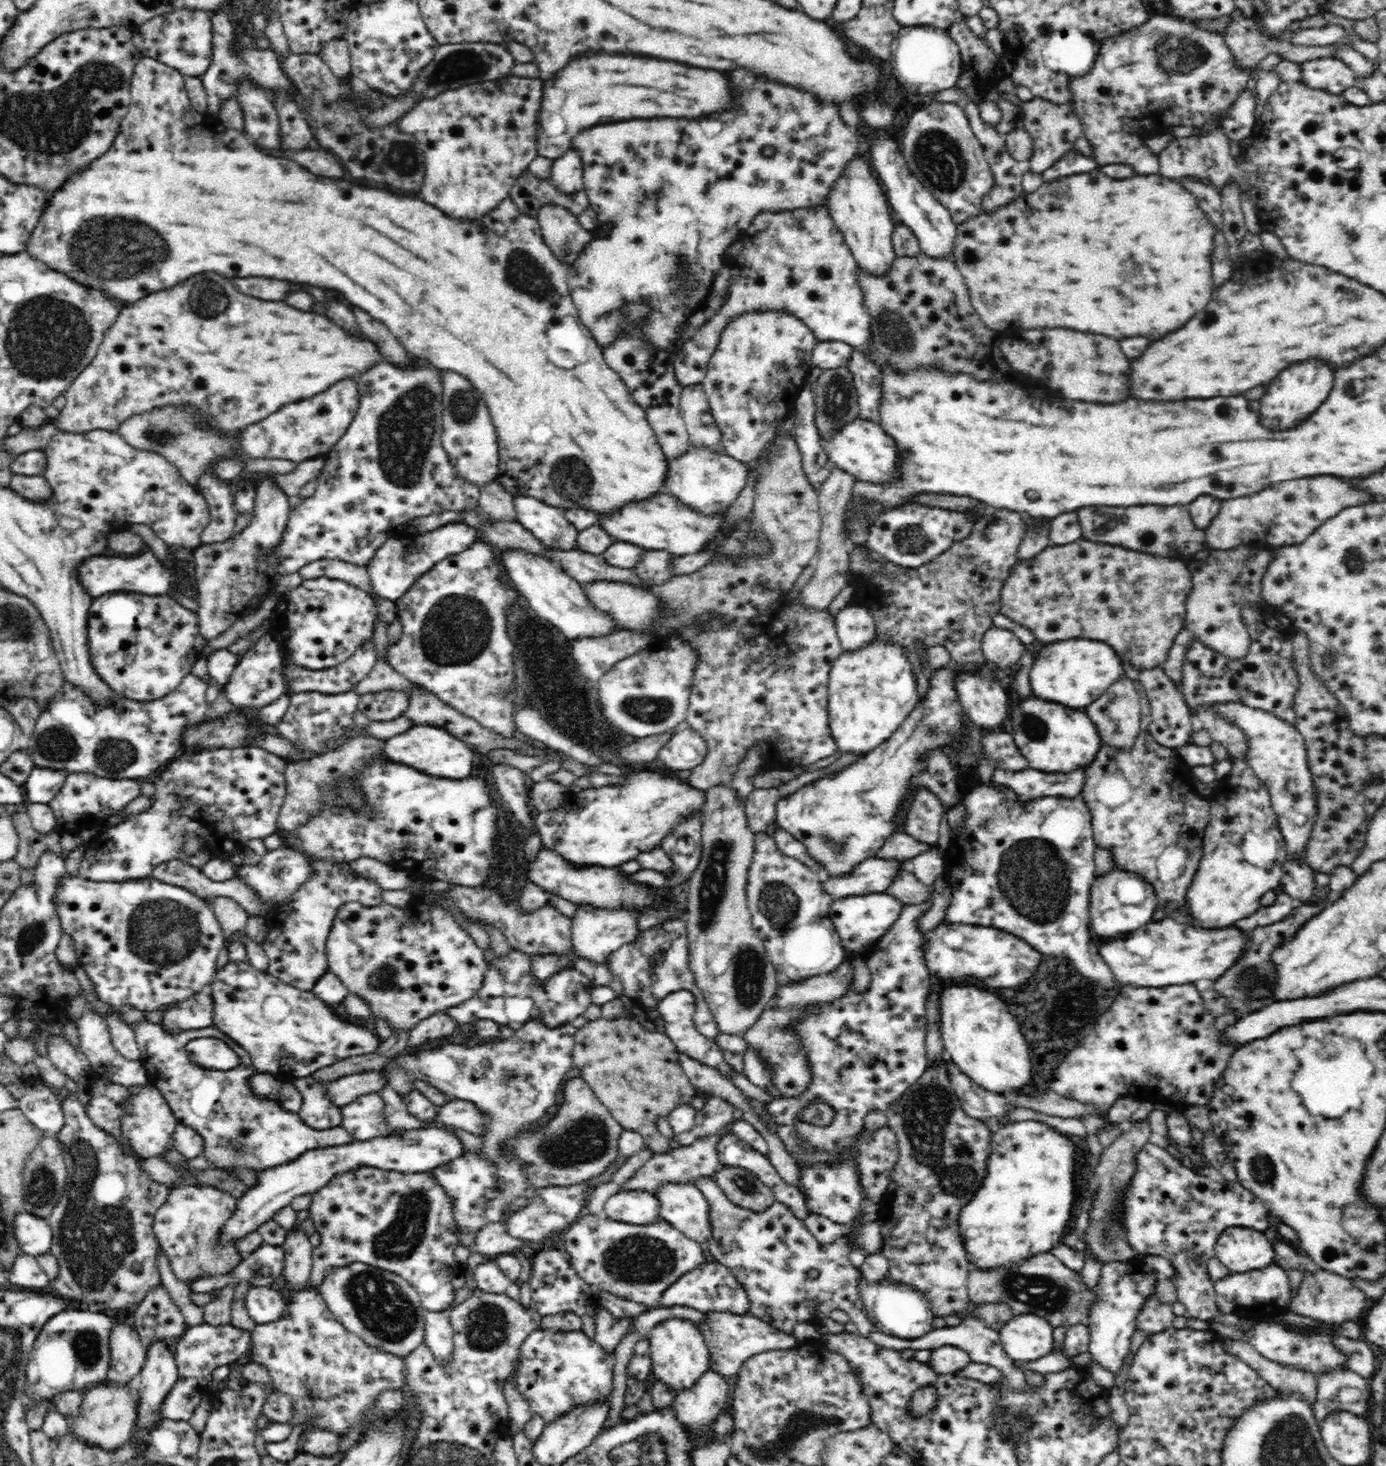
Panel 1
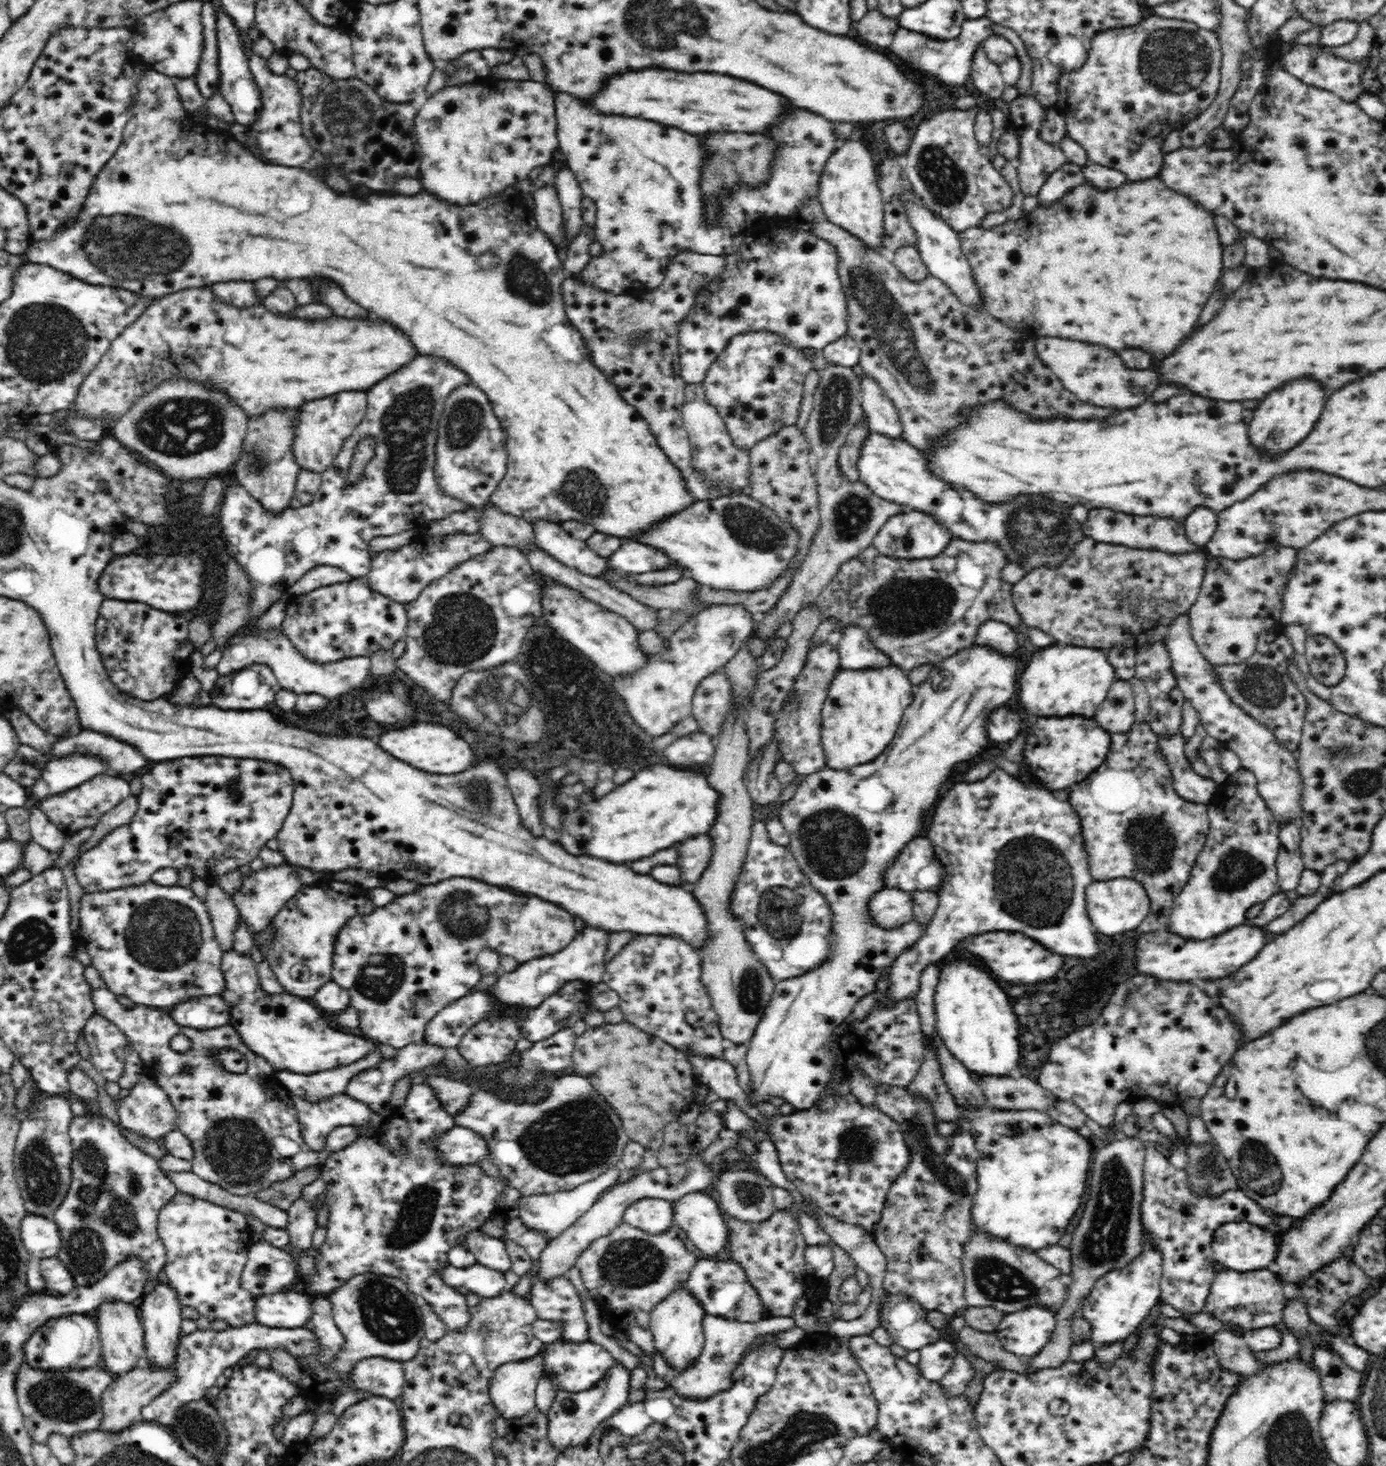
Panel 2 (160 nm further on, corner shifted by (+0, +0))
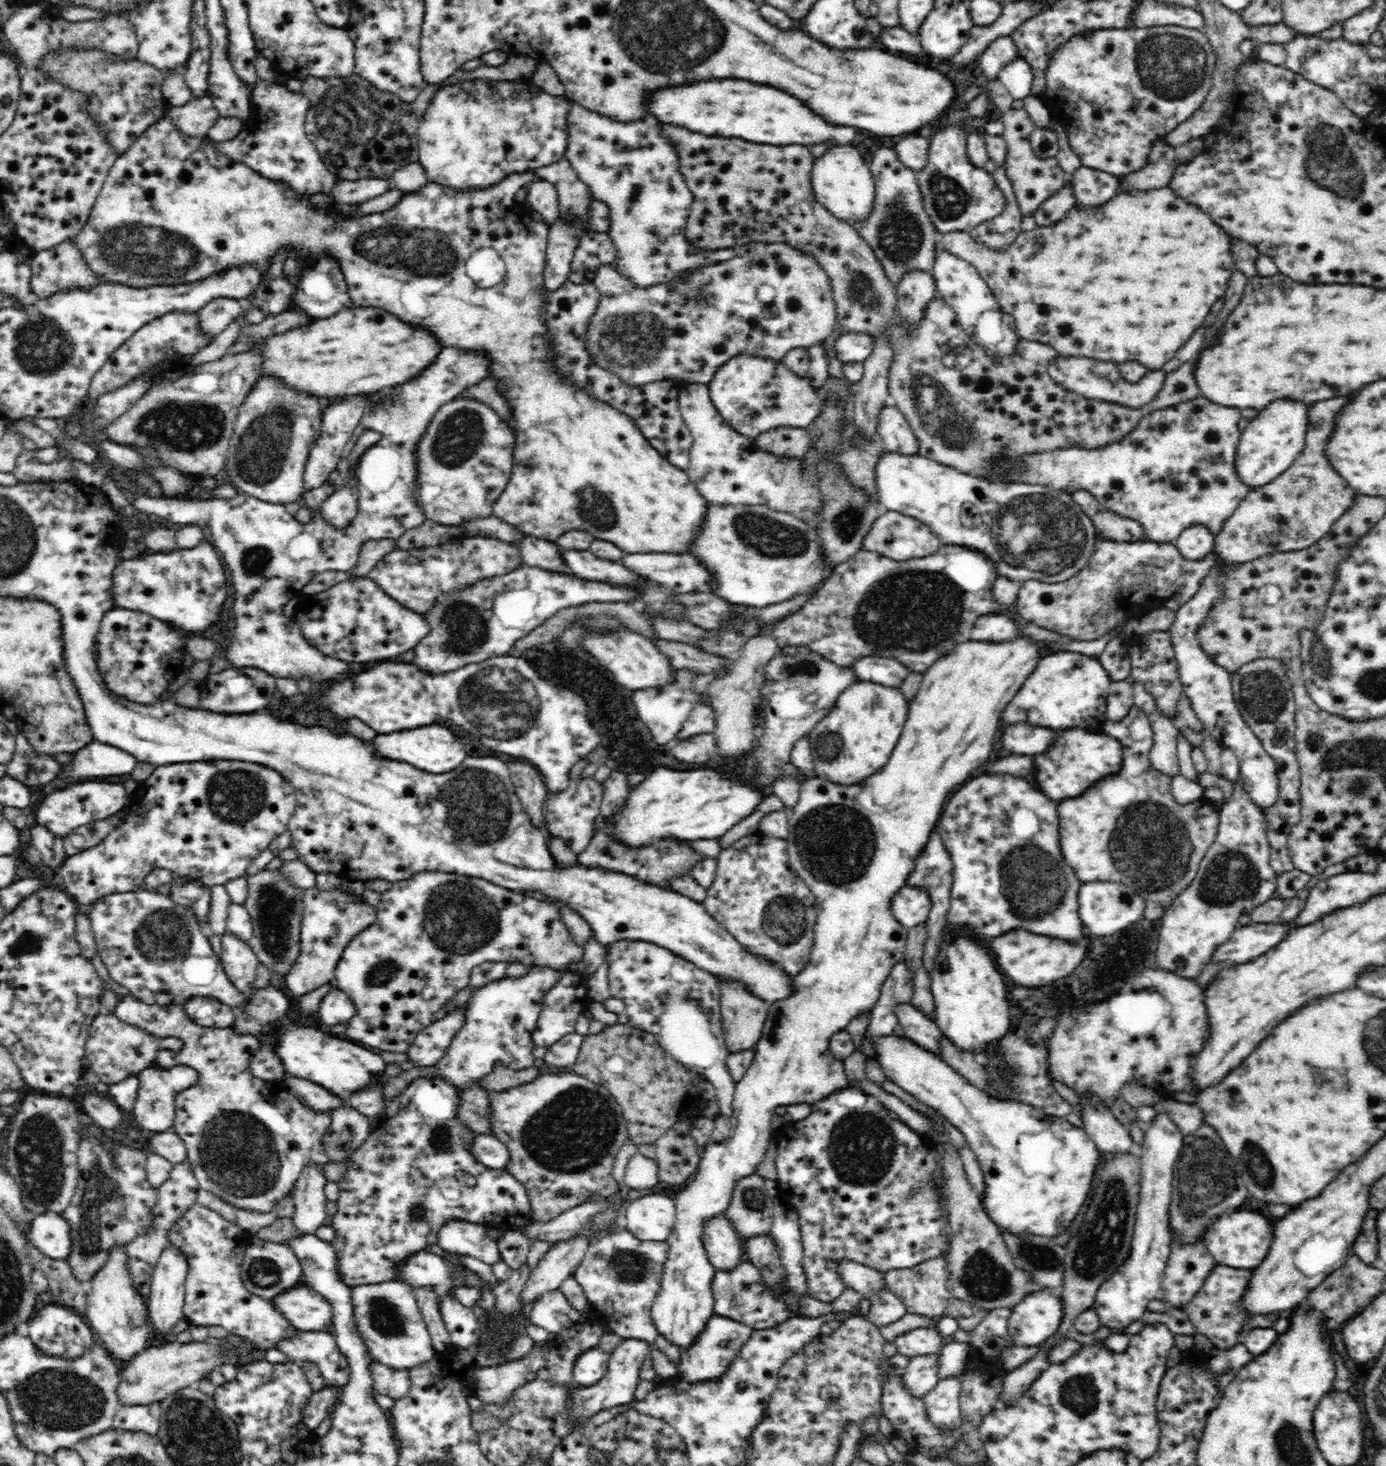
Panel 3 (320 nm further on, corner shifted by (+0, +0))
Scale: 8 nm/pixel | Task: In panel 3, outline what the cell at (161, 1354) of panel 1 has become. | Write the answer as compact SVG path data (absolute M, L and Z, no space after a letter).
M174 1241L161 1252L158 1263L153 1271L153 1278L148 1298L148 1311L150 1312L150 1322L156 1328L156 1334L168 1334L170 1328L174 1327L179 1320L184 1318L183 1304L185 1300L185 1282L190 1272L188 1265L189 1254Z

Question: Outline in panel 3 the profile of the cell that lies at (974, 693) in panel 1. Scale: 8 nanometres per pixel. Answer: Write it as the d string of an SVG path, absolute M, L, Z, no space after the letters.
M1016 724L1010 728L1004 728L1002 732L1002 744L1008 748L1012 755L1026 754L1034 758L1038 750L1046 750L1046 742L1050 742L1050 730L1048 728L1036 728L1031 724Z

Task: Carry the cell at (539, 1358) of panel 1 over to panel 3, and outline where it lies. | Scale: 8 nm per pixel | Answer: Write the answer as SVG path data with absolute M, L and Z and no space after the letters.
M598 1347L589 1348L575 1360L573 1368L573 1383L582 1387L590 1387L600 1382L607 1373L609 1353Z

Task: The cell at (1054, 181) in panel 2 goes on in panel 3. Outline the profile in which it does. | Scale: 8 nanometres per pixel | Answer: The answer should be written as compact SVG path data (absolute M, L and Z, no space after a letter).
M1068 180L1057 193L1048 197L1033 214L1036 226L1050 226L1061 221L1072 207L1074 207L1074 195L1072 195L1072 187L1070 187Z

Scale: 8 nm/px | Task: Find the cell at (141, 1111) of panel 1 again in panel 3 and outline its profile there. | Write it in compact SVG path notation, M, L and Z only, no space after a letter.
M173 1066L169 1069L158 1069L157 1067L148 1067L138 1076L138 1092L131 1112L133 1119L144 1130L152 1130L152 1132L164 1132L172 1129L175 1120L175 1096L189 1086L194 1086L198 1080L196 1070L186 1066Z

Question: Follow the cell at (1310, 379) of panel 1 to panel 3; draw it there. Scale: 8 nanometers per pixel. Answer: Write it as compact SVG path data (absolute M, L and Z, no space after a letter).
M1276 400L1263 408L1244 428L1238 440L1238 450L1234 456L1238 479L1246 483L1250 490L1254 490L1272 482L1279 474L1288 470L1304 449L1304 434L1308 426L1306 418L1308 406L1292 400Z

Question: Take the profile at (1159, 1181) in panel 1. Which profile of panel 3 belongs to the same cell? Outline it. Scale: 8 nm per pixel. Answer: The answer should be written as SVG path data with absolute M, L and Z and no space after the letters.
M1172 1236L1171 1254L1164 1272L1161 1298L1176 1309L1183 1309L1205 1284L1217 1266L1204 1240L1183 1246Z

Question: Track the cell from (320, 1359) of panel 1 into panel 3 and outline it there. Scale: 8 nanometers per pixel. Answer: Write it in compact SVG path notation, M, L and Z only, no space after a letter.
M376 1362L371 1364L369 1370L371 1380L374 1380L374 1391L378 1395L397 1400L404 1398L412 1388L412 1380L408 1371L392 1369L392 1367Z

